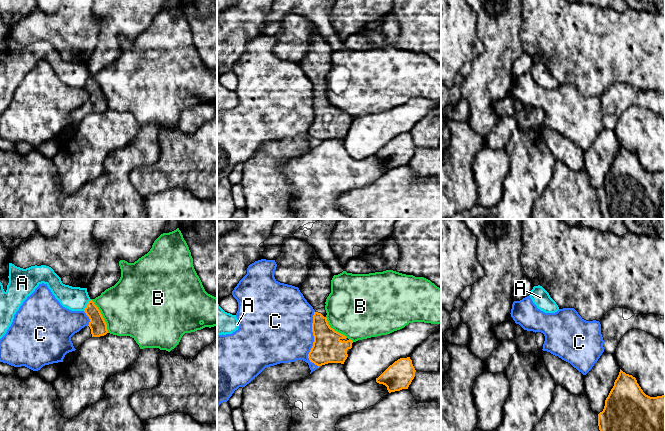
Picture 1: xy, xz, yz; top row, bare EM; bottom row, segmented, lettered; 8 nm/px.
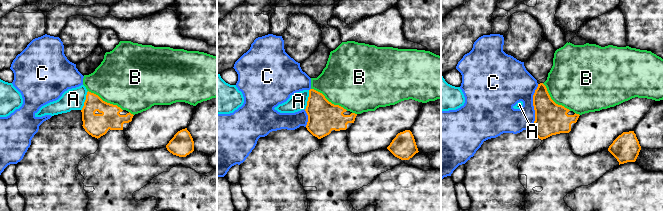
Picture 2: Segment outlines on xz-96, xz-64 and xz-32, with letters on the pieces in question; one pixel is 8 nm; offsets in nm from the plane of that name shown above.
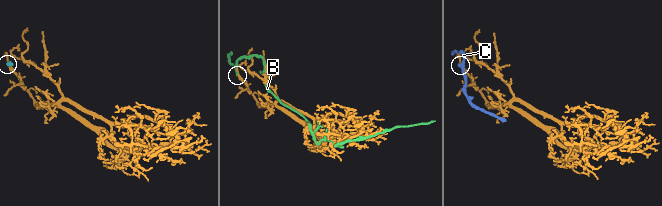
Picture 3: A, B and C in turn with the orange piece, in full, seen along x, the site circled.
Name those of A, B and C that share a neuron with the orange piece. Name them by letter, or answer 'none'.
none

